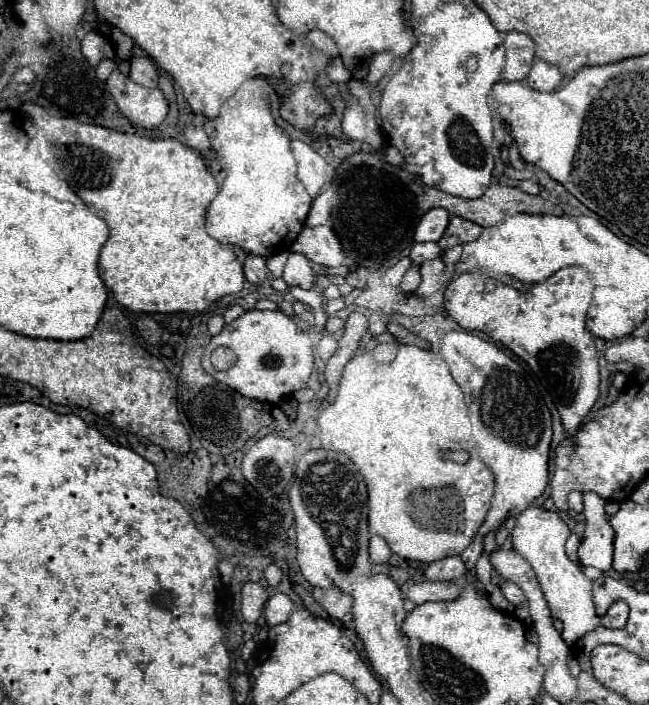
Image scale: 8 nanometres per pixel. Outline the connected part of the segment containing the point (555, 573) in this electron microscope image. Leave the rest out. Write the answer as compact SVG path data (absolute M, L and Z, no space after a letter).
M541 506L527 508L511 534L515 550L525 556L539 580L539 586L545 594L545 602L549 604L553 620L563 622L563 640L567 644L575 644L587 632L595 630L601 624L601 618L595 614L595 606L591 602L591 580L583 574L583 568L569 560L565 554L565 540L569 536L569 528L559 518L557 512L547 512Z

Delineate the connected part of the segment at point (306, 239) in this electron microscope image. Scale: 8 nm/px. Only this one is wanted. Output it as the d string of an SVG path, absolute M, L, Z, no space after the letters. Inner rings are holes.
M305 226L293 242L291 252L301 252L311 262L325 268L343 266L343 248L331 226Z

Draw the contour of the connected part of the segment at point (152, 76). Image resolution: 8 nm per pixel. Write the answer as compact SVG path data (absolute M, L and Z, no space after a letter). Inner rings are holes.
M131 56L131 72L129 78L147 88L157 86L157 68L147 56Z

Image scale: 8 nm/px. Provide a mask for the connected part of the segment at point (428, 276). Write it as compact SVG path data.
M435 258L435 260L427 262L427 264L423 264L423 268L421 268L423 284L421 284L421 288L417 290L417 294L419 294L419 296L431 294L431 292L433 292L433 286L435 286L435 280L437 280L437 276L439 276L441 272L443 272L443 264L441 264L439 258Z

